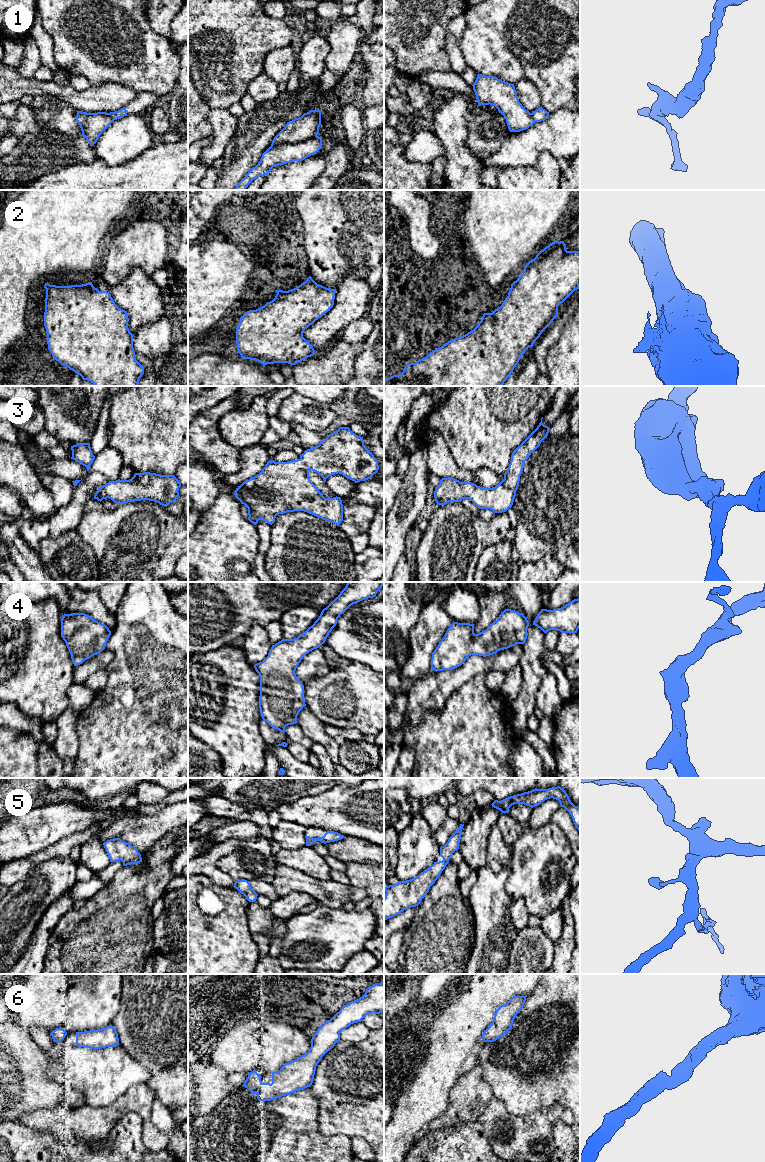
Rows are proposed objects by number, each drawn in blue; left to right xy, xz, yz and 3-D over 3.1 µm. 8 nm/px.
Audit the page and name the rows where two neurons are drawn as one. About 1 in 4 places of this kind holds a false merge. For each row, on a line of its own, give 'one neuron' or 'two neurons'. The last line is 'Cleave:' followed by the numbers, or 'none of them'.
1: two neurons
2: one neuron
3: one neuron
4: one neuron
5: one neuron
6: one neuron
Cleave: 1

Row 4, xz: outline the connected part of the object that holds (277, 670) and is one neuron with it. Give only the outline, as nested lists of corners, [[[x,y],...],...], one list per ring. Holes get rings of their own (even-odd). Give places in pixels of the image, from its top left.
[[[348,582],[340,594],[322,610],[318,619],[304,633],[294,639],[282,639],[272,645],[268,656],[254,665],[260,676],[259,708],[261,717],[272,728],[285,733],[285,727],[297,723],[299,712],[306,706],[304,685],[296,676],[296,668],[303,657],[325,643],[337,620],[351,605],[373,598],[382,588],[383,582]]]

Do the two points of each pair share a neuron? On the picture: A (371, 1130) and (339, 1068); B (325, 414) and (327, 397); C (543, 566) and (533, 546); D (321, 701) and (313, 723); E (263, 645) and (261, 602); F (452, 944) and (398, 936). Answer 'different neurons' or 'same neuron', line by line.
A: same neuron
B: different neurons
C: different neurons
D: different neurons
E: different neurons
F: different neurons

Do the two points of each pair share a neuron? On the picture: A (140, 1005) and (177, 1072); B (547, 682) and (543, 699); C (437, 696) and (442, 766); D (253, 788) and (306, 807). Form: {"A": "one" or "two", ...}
{"A": "one", "B": "one", "C": "two", "D": "two"}

